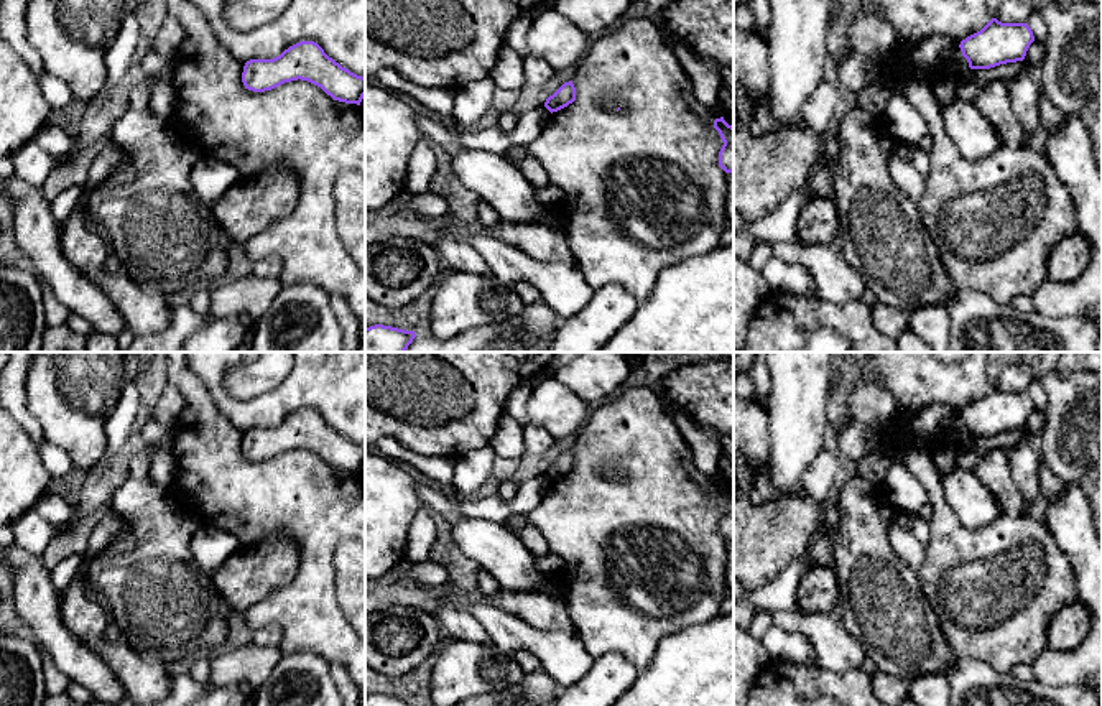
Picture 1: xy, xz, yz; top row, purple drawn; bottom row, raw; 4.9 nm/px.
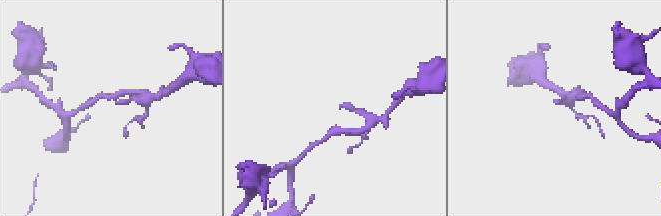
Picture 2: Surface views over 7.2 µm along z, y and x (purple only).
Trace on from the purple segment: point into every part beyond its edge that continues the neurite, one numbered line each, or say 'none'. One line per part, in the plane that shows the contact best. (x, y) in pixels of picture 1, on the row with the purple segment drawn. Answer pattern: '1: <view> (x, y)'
none

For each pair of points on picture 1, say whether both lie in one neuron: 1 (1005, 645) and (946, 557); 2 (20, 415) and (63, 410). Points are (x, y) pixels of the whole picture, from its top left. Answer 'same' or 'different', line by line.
1: same
2: different

